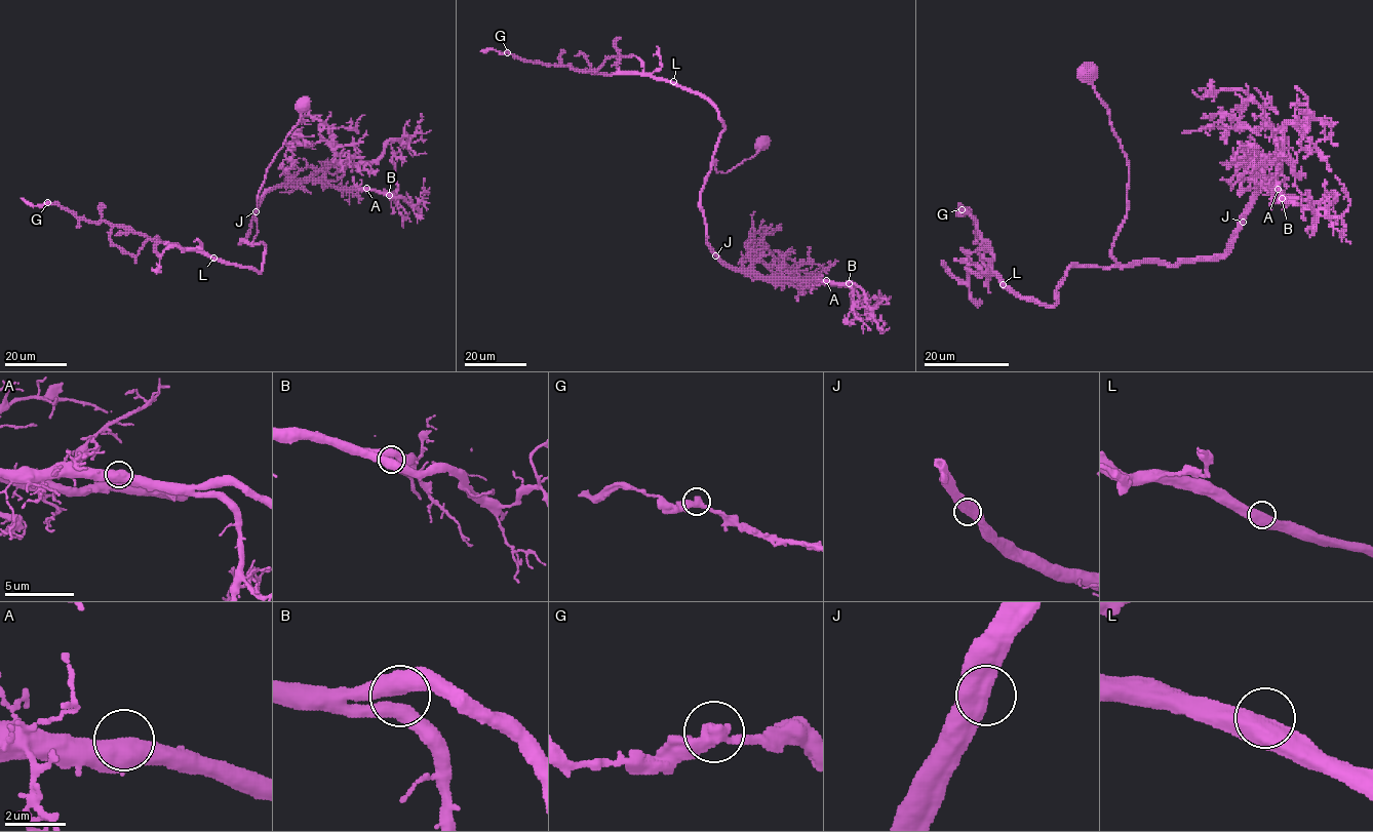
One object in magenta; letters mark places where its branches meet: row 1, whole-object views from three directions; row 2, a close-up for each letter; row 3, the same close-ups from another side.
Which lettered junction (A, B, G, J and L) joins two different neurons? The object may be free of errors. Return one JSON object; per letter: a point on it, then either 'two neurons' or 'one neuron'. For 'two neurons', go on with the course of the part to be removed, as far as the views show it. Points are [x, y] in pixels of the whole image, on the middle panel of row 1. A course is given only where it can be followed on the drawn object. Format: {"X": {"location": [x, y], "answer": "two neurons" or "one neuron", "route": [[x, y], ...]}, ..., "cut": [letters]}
{"A": {"location": [826, 280], "answer": "one neuron"}, "B": {"location": [849, 283], "answer": "one neuron"}, "G": {"location": [507, 52], "answer": "one neuron"}, "J": {"location": [715, 255], "answer": "one neuron"}, "L": {"location": [673, 81], "answer": "one neuron"}, "cut": []}

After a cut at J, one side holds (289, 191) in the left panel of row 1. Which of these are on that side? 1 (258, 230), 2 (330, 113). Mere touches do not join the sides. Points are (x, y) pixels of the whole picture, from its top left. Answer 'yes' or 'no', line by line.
1: no
2: yes

